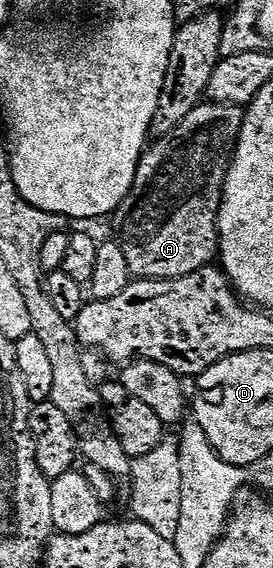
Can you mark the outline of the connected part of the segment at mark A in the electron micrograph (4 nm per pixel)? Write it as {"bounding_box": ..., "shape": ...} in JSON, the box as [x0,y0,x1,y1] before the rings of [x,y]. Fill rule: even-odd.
{"bounding_box":[117,101,235,280],"shape":[[[203,101],[174,131],[173,141],[162,151],[162,168],[150,183],[146,169],[139,170],[134,178],[128,197],[118,206],[117,242],[122,244],[128,269],[135,280],[175,279],[188,277],[196,269],[211,266],[219,258],[218,253],[218,207],[222,203],[222,187],[230,171],[230,160],[234,157],[235,144],[206,143],[205,135],[222,119],[223,108],[213,101]]]}

